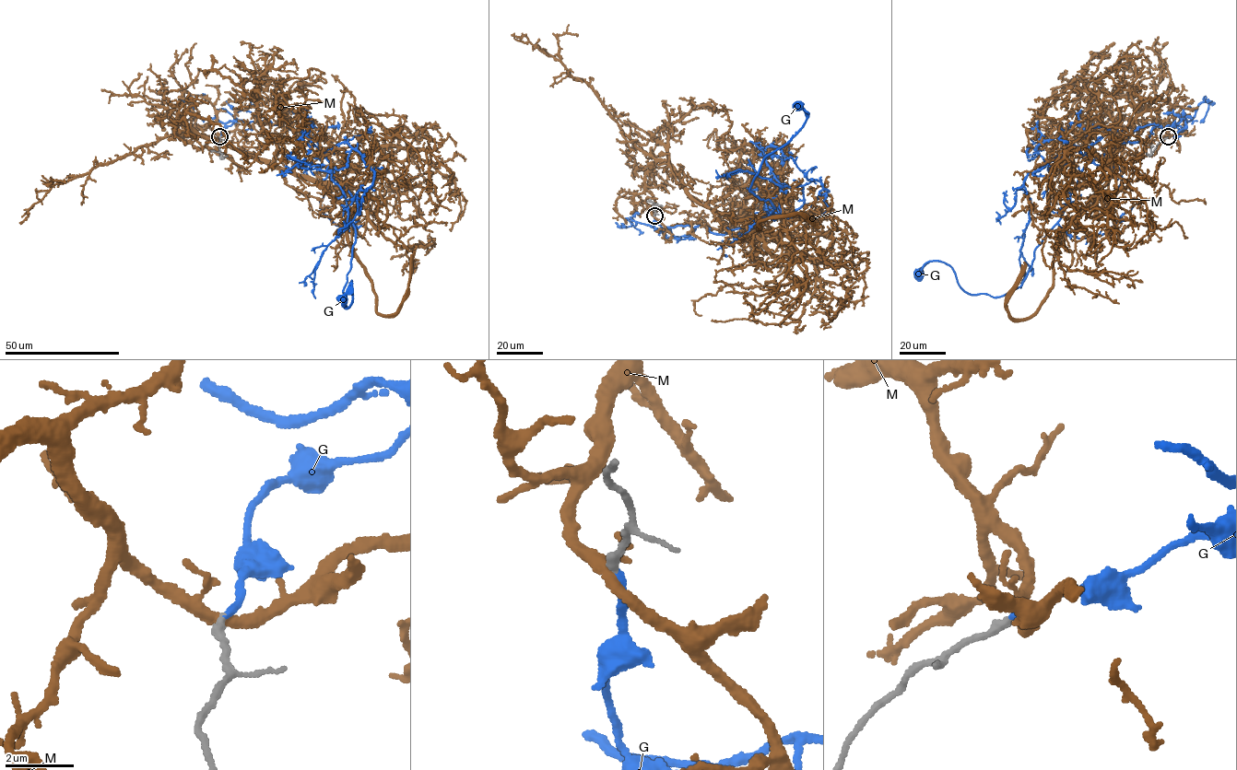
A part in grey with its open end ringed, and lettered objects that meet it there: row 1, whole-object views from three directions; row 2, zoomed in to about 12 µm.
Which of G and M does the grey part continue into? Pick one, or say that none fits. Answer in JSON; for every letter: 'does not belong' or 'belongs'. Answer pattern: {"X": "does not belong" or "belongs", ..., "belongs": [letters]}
{"G": "belongs", "M": "does not belong", "belongs": ["G"]}

